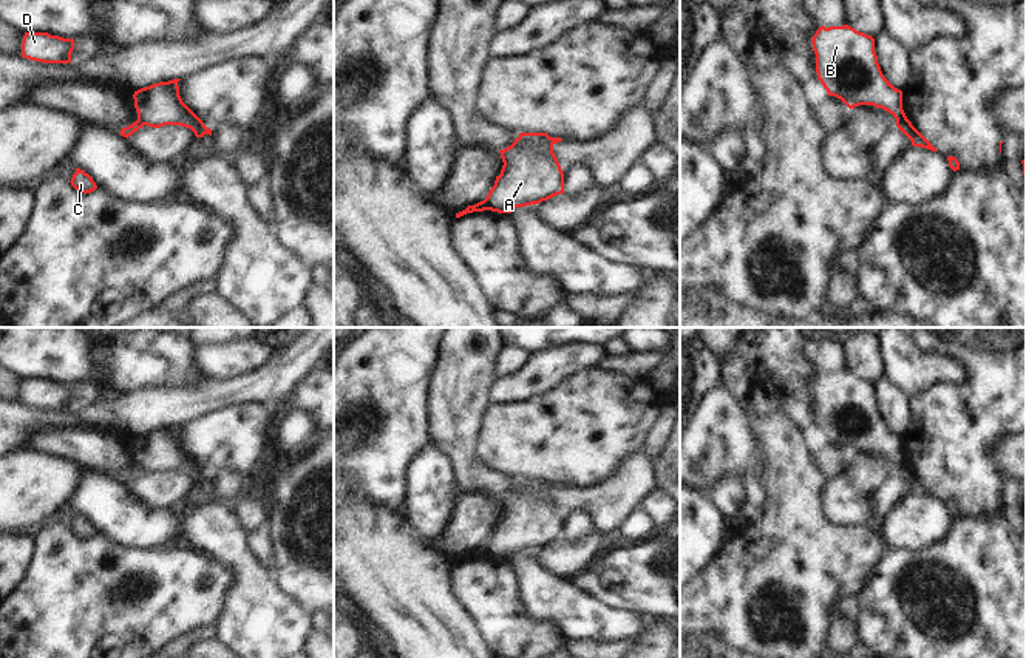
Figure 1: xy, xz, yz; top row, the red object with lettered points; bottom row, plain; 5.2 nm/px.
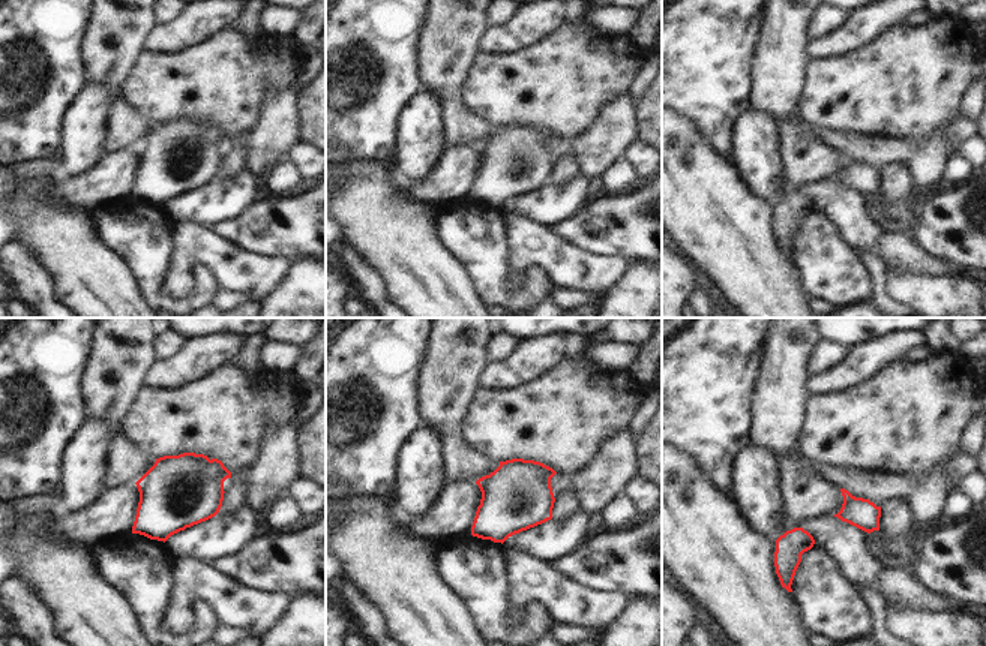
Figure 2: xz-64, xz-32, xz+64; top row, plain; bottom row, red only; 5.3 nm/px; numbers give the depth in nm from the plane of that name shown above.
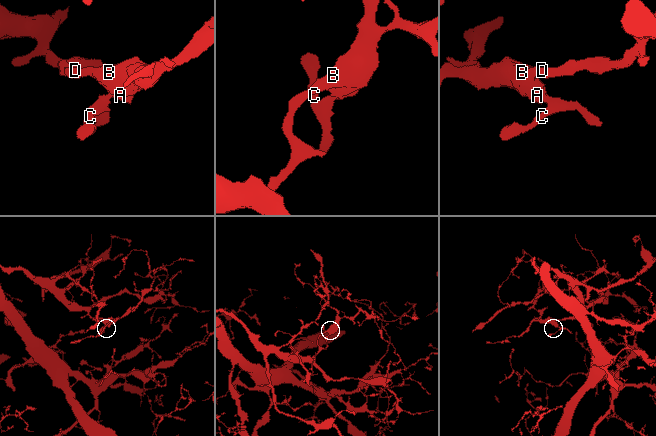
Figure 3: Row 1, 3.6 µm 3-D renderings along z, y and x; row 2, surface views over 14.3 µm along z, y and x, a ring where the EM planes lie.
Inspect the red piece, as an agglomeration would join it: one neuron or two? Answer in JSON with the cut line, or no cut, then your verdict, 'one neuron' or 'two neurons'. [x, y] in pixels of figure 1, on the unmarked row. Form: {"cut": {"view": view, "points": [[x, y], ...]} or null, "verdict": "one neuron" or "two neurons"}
{"cut": {"view": "xz", "points": [[484, 546], [489, 555]]}, "verdict": "two neurons"}

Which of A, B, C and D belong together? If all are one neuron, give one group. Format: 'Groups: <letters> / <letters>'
Groups: A B D / C.

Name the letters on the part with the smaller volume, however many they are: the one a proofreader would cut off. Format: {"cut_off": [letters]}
{"cut_off": ["C"]}

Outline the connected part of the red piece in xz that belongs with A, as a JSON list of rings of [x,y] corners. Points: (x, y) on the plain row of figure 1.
[[[519,479],[510,493],[499,496],[504,511],[485,544],[488,556],[511,559],[564,539],[564,519],[553,499],[561,487],[547,479]]]

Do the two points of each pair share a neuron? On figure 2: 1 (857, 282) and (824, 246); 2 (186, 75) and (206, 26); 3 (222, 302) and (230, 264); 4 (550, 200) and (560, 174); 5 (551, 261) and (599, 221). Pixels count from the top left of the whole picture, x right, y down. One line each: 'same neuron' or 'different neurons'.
1: same neuron
2: different neurons
3: different neurons
4: different neurons
5: different neurons

